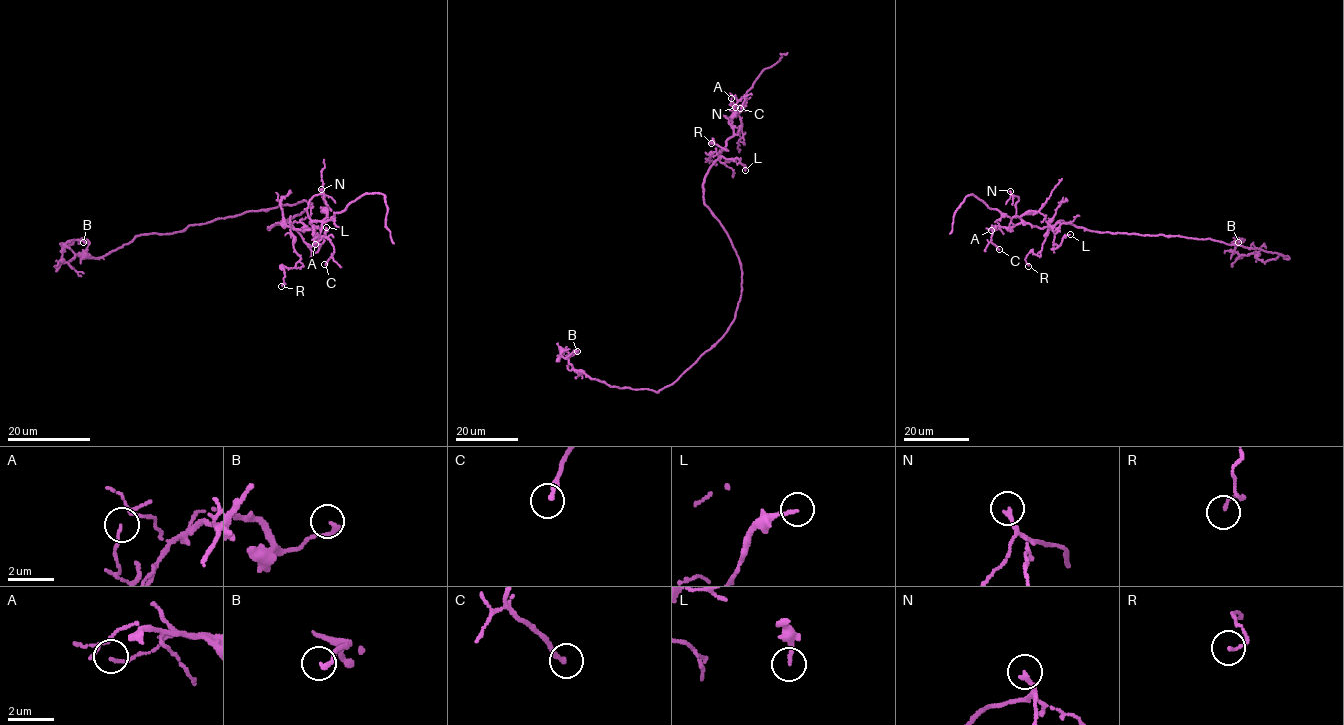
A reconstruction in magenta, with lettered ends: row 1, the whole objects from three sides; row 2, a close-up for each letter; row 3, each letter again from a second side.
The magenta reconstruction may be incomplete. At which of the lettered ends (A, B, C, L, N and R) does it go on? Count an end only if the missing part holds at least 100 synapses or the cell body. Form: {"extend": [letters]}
{"extend": []}

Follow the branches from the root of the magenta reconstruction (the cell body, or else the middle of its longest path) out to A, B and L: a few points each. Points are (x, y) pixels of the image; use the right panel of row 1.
A: (1180, 237), (1092, 231), (1061, 221), (1041, 228), (1019, 222), (1011, 228), (991, 230)
B: (1180, 237), (1288, 258), (1238, 254), (1238, 242)
L: (1180, 237), (1092, 231), (1061, 221), (1053, 226), (1052, 248), (1059, 246), (1070, 234)

